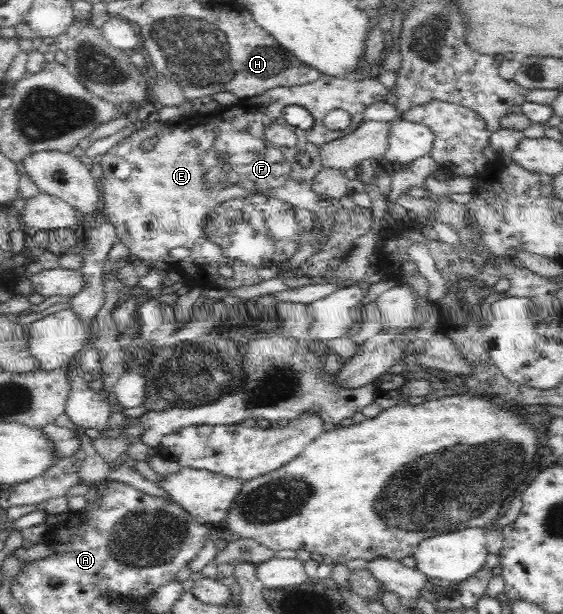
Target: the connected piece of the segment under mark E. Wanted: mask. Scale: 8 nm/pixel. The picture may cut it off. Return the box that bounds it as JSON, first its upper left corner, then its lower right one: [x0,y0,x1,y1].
[99,74,393,290]

